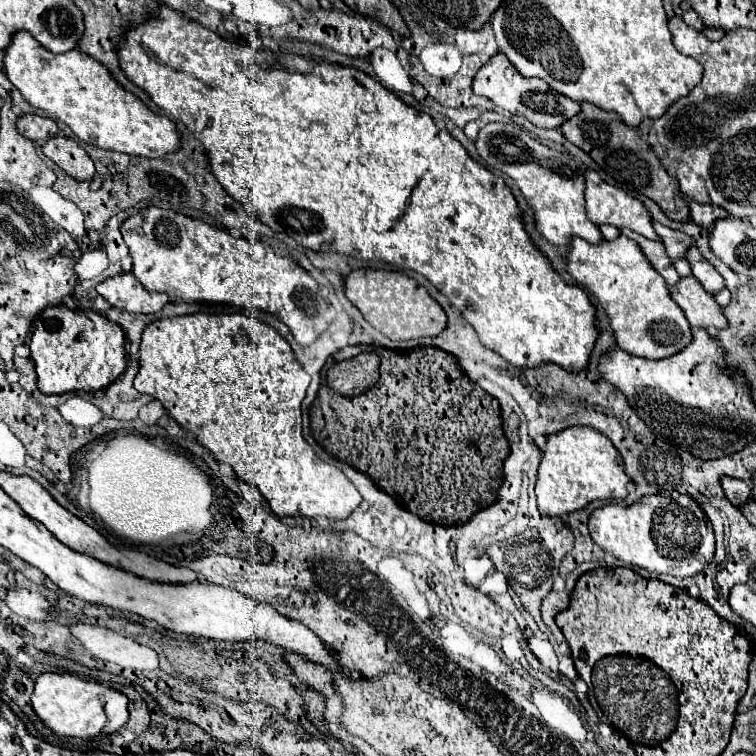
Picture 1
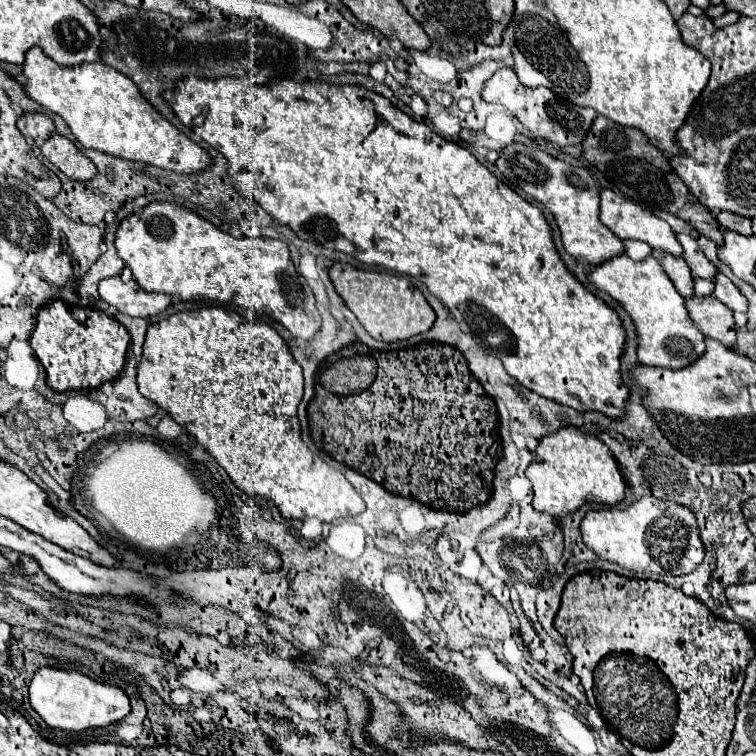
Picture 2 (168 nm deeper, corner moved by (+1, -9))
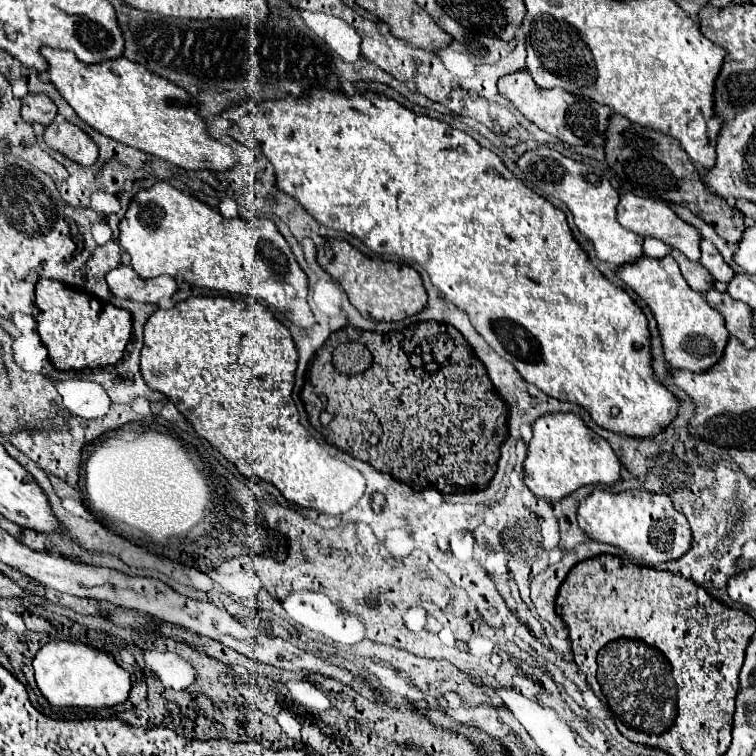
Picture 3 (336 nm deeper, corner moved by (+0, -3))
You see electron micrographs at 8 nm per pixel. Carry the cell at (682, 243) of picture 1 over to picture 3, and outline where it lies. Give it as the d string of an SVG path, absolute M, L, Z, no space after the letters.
M701 241L701 265L703 265L717 281L729 283L731 277L735 275L735 271L725 263L725 259L721 257L721 253L715 249L715 245L713 245L711 241Z

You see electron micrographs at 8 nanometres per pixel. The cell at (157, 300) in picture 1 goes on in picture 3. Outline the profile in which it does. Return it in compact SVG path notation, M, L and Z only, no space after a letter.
M119 265L109 271L107 283L113 295L141 303L157 303L159 299L167 299L177 291L177 283L173 277L161 275L153 279L141 279L127 265Z

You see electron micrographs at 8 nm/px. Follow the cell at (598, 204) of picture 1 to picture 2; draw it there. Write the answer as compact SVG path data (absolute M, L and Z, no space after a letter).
M610 189L600 191L600 221L620 239L640 239L640 241L648 243L652 249L662 249L672 255L682 255L682 247L678 245L678 241L666 221L662 221L660 217L656 217L650 211L644 211L640 205L626 201L624 197L618 197Z

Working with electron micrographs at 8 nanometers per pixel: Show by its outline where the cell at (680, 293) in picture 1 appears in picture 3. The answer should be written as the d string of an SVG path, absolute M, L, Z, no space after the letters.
M707 291L705 293L707 303L717 309L725 317L725 325L731 335L735 335L745 347L755 347L755 327L753 327L753 309L749 305L743 305L741 301L733 301L729 293L721 291Z

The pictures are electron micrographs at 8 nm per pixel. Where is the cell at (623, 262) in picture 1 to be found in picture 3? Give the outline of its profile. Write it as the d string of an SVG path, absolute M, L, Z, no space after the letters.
M671 255L663 259L641 257L637 263L617 267L617 277L625 281L651 307L663 337L665 357L673 369L701 373L713 369L721 361L723 349L729 339L723 315L705 301L705 295L693 291L687 281L683 281L681 269L679 265L675 265L675 259Z

